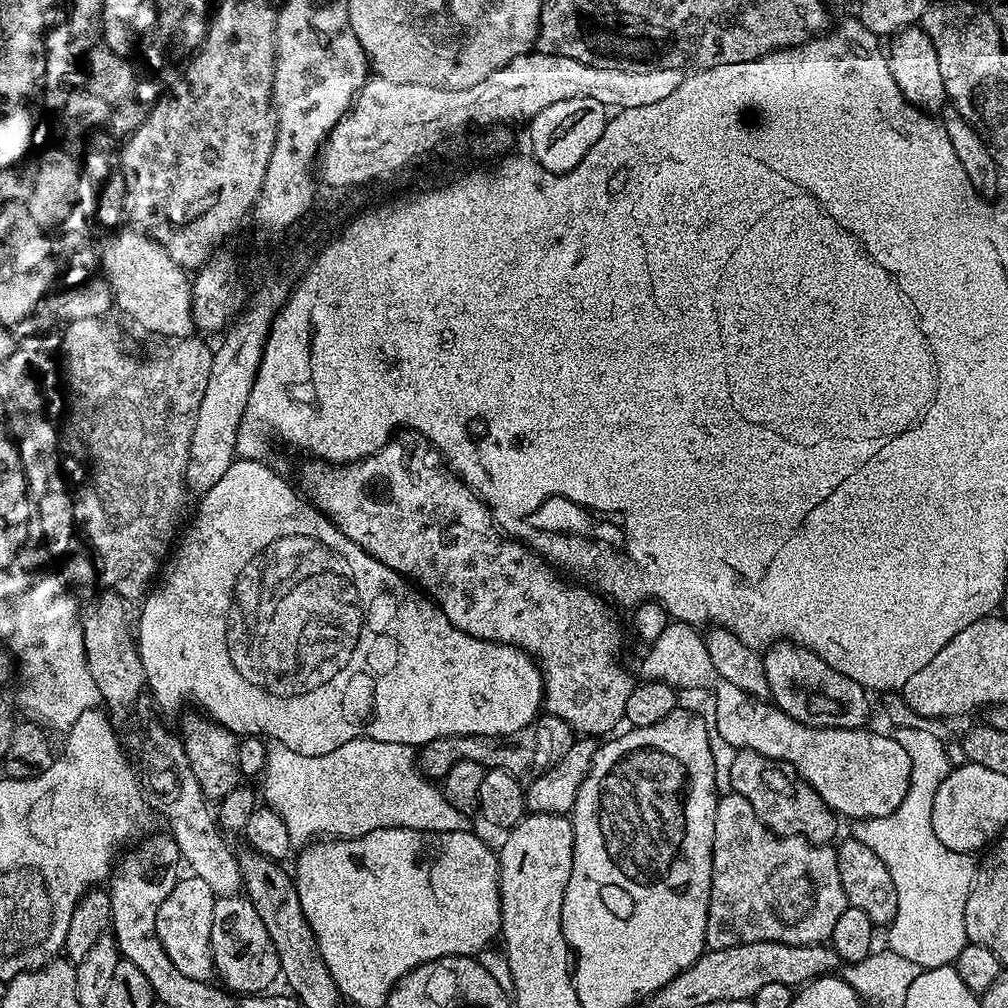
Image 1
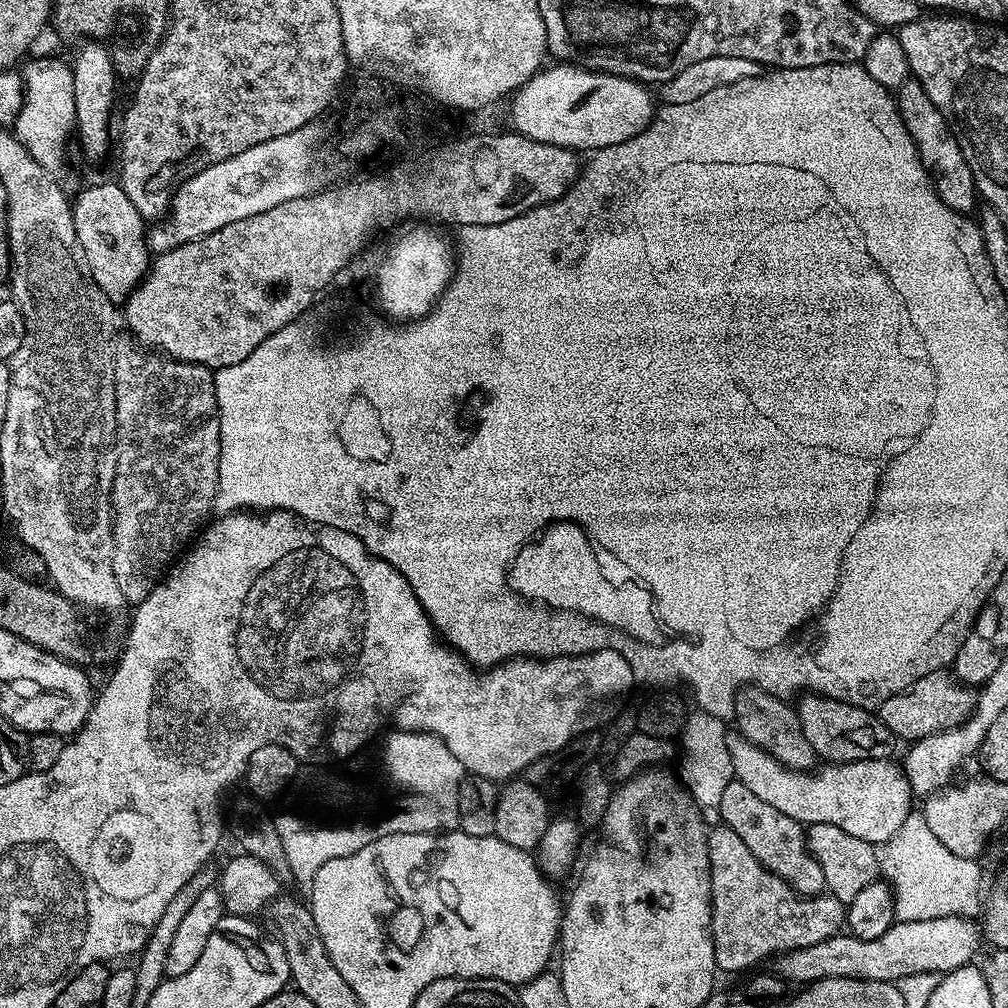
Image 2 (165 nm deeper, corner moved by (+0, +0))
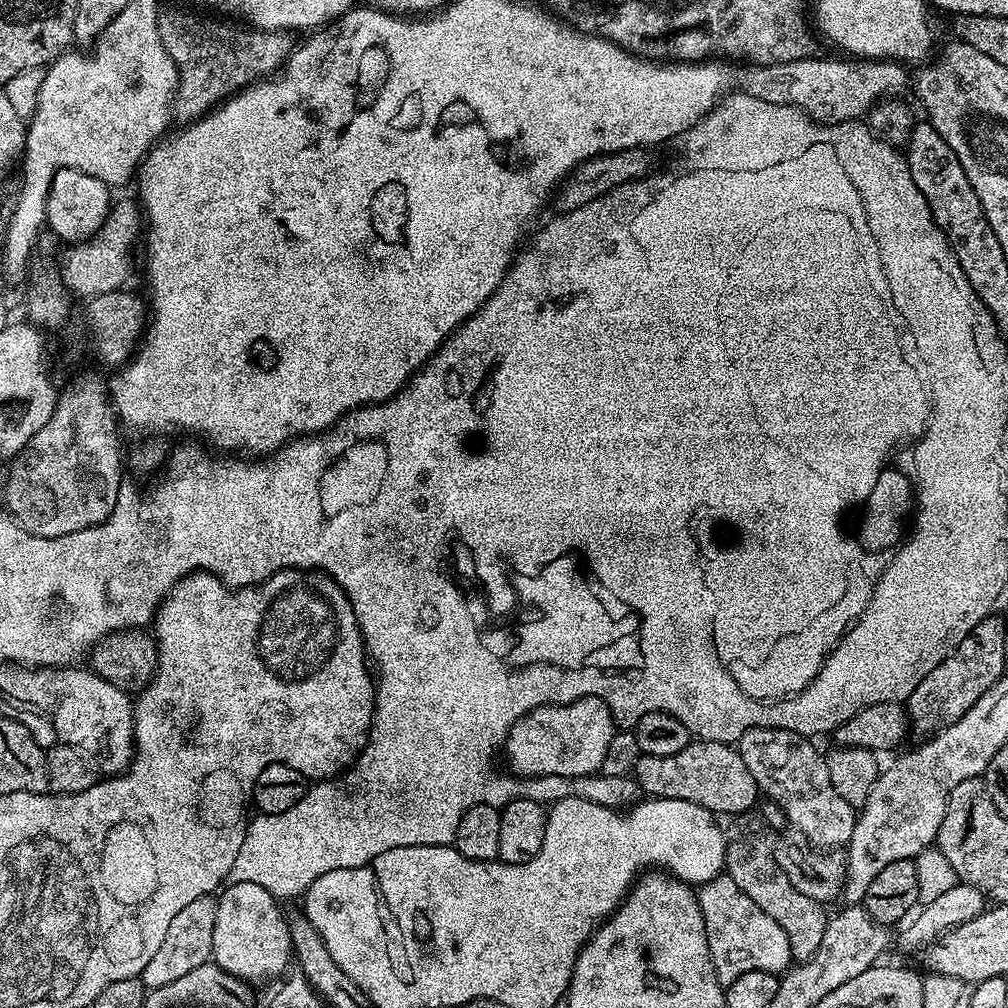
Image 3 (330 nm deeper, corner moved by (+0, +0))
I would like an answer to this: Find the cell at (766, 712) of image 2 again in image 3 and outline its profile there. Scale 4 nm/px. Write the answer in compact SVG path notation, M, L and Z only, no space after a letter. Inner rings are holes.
M751 728L742 734L738 742L738 751L742 762L746 762L746 770L754 774L754 782L761 793L764 792L780 804L784 811L787 823L802 834L808 836L808 841L821 850L840 850L847 845L849 838L854 834L854 826L858 819L857 809L834 790L834 782L830 782L830 770L827 759L815 748L813 741L807 736L799 736L785 728Z

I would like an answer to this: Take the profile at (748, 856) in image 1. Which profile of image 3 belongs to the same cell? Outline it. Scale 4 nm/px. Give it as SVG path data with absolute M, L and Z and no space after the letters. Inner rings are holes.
M726 874L715 876L710 882L699 885L698 899L706 942L710 946L710 958L714 962L714 970L718 982L727 986L742 974L750 974L750 970L775 972L783 974L793 963L790 938L786 938L786 930L754 902L738 886L734 886L734 878Z

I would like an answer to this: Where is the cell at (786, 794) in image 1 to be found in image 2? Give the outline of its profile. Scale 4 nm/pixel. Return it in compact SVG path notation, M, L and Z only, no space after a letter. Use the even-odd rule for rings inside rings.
M735 778L728 783L722 794L718 815L724 819L721 820L723 827L734 830L734 834L738 834L738 838L742 838L746 846L750 846L750 854L760 860L761 866L782 878L795 892L811 898L825 891L822 866L818 866L818 862L808 851L804 824L762 802L762 799Z

